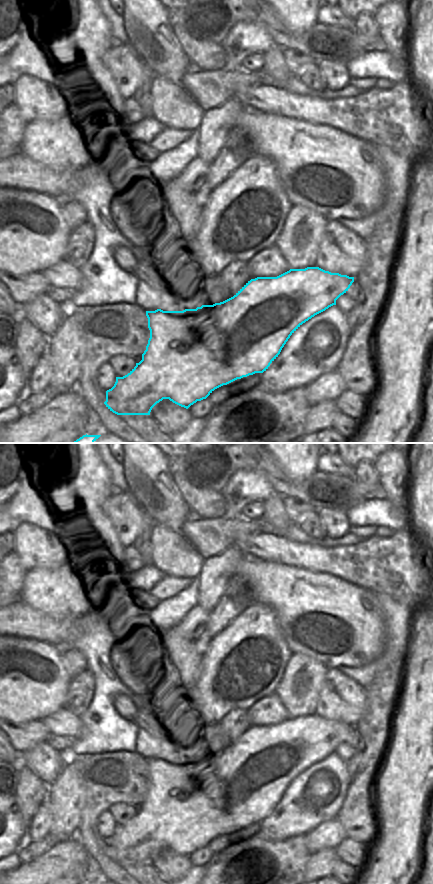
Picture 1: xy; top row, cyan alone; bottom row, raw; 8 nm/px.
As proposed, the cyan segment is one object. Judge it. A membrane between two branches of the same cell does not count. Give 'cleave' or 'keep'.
cleave

